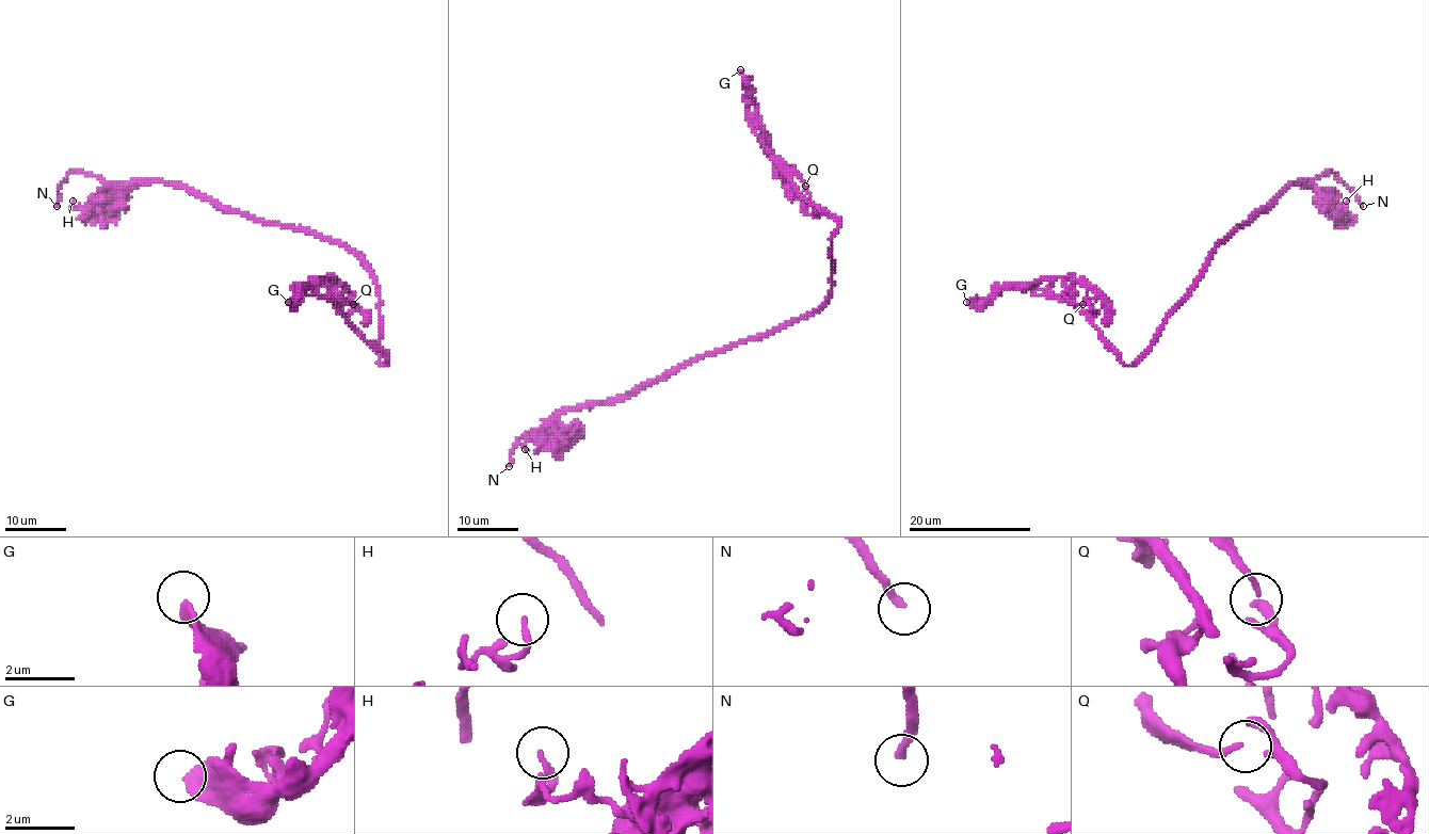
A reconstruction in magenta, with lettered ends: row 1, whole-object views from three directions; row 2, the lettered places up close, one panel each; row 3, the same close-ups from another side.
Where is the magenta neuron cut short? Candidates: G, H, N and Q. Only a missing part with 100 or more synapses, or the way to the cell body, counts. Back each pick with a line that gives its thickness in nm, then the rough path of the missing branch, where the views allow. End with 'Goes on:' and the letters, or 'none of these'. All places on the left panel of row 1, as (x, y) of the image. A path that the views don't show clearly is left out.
N: calibre 220 nm
Goes on: N

